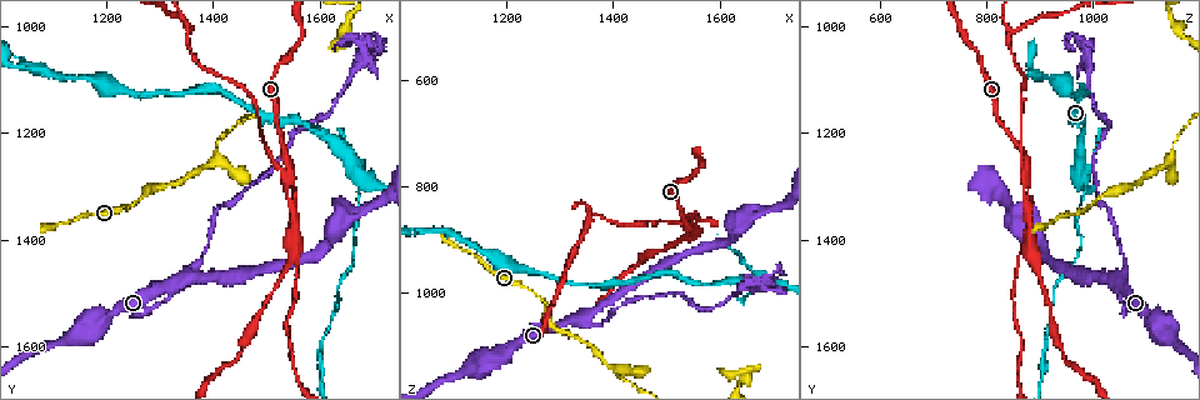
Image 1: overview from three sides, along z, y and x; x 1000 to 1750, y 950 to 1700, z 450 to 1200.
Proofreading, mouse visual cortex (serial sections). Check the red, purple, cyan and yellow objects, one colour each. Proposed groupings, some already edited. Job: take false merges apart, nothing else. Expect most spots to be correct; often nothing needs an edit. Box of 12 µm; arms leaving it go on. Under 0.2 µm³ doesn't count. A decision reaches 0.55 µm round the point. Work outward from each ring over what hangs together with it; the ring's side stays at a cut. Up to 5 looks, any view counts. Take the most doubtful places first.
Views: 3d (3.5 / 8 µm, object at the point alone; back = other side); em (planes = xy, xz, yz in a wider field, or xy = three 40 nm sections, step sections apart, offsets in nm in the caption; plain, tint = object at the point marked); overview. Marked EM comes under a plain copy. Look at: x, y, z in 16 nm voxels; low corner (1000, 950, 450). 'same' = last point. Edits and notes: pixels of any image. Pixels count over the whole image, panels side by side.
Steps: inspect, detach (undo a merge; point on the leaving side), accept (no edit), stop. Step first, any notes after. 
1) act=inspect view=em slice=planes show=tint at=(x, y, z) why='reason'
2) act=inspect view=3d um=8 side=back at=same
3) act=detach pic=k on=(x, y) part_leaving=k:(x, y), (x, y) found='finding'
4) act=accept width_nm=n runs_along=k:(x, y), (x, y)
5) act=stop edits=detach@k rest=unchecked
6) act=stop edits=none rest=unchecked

act=inspect view=3d um=3.5 at=(1050, 1070, 890) why='arms part here'

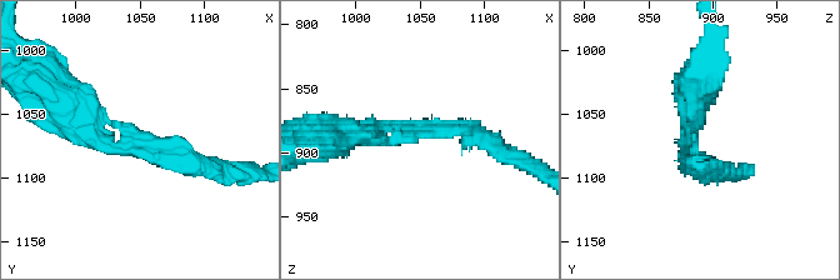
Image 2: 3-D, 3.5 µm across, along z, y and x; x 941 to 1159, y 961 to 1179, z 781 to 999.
act=inspect view=em slice=xy step=3 show=tint at=(1048, 1068, 886) arms=3 arm_widths_nm=150,200,200 why='shape alone is not enough'

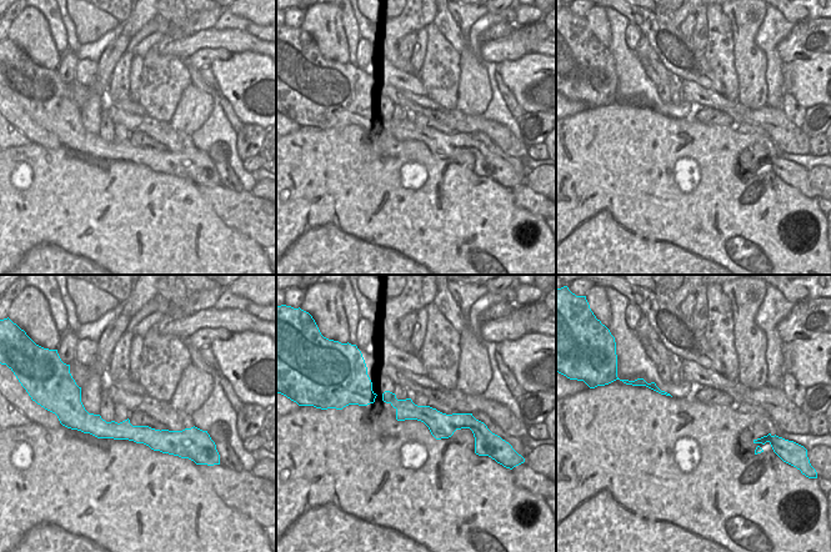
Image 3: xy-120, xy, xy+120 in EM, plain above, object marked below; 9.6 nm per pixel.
act=accept runs_along=2:(211, 169), (100, 119), (78, 88) found='continuous, no second cell'

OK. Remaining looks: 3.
act=inspect view=3d um=8 at=(1410, 1250, 1145) why='sharp bend'

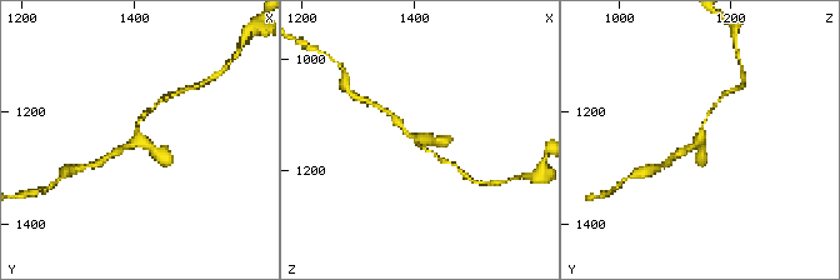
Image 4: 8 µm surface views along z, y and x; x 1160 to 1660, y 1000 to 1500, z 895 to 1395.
act=inspect view=3d um=3.5 at=(1405, 1250, 1145)

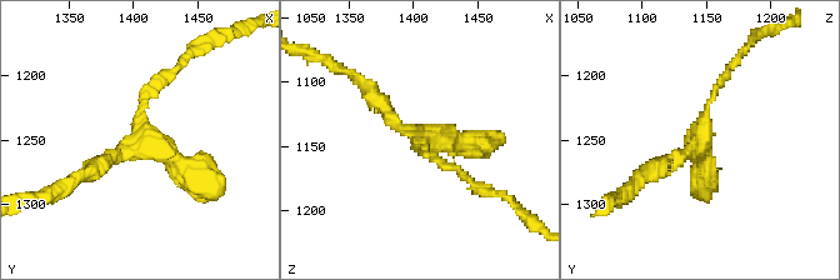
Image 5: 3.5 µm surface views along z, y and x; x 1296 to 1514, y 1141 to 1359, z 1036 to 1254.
act=accept found='all the same cell'

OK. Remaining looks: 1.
act=stop edits=none rest=unchecked

